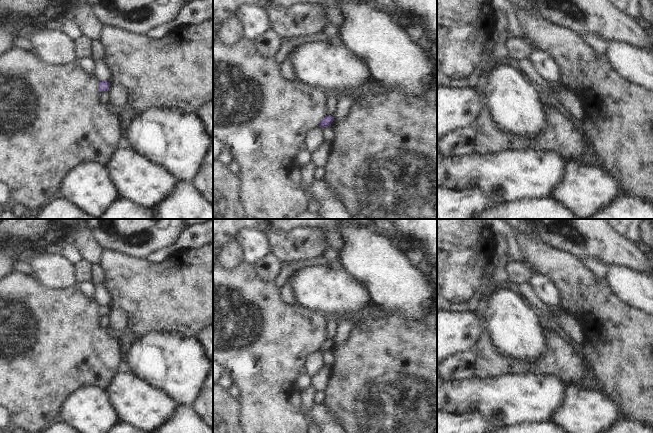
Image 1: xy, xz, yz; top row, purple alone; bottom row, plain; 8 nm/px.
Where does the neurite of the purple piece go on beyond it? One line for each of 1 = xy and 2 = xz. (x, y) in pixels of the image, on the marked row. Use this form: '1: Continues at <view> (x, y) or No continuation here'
1: No continuation here
2: No continuation here.

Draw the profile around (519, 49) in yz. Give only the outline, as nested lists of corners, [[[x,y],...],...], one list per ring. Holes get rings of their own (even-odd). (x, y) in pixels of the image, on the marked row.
[[[509,37],[506,40],[506,47],[509,51],[509,57],[517,61],[530,59],[533,52],[532,47],[524,40]]]

